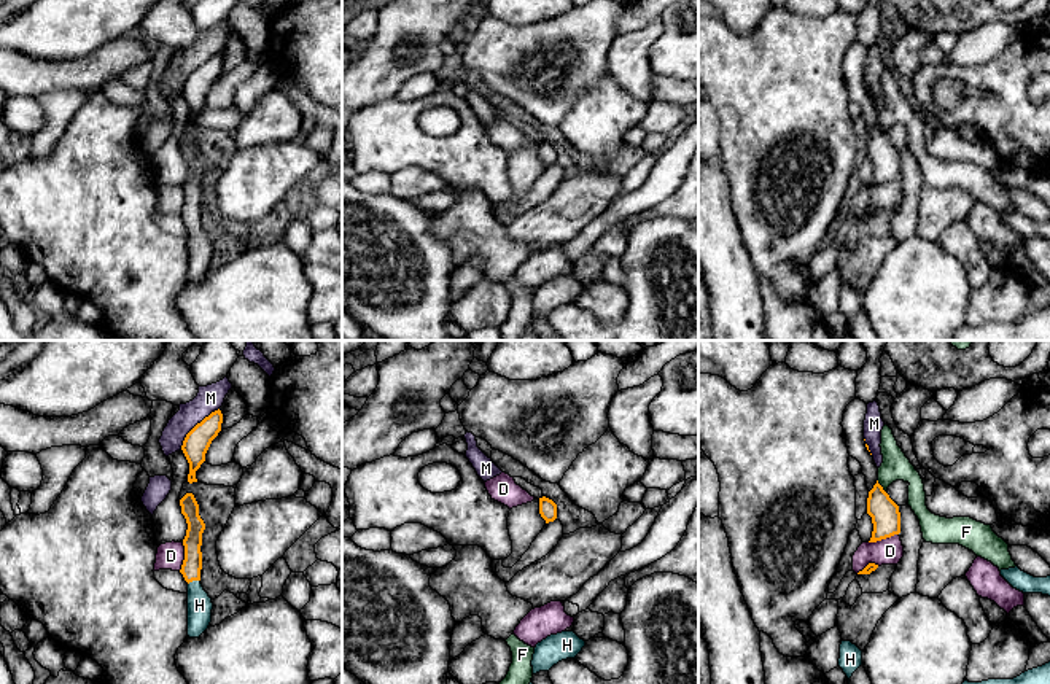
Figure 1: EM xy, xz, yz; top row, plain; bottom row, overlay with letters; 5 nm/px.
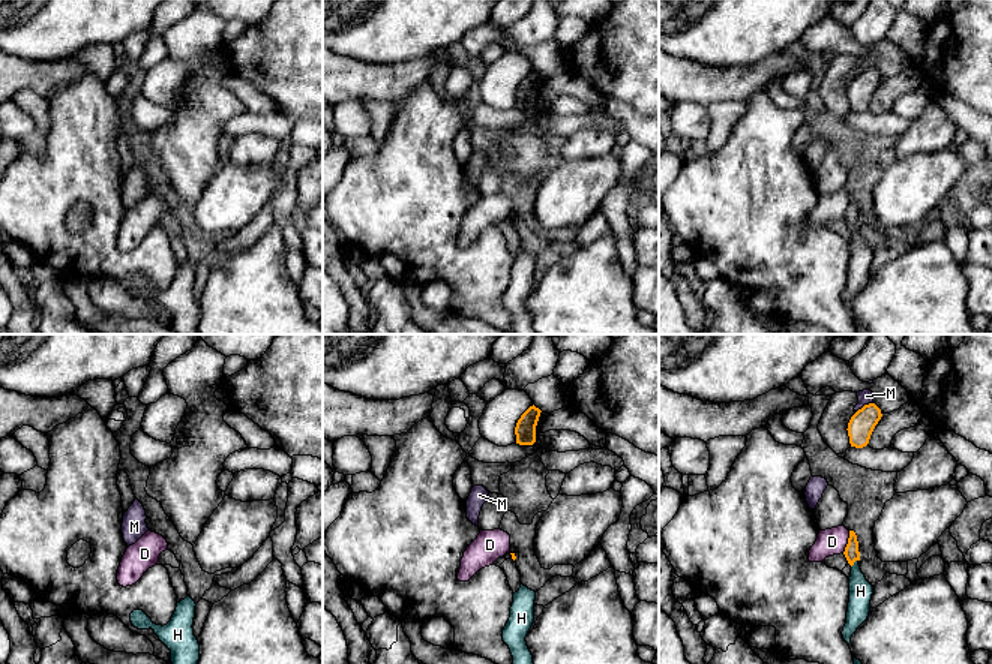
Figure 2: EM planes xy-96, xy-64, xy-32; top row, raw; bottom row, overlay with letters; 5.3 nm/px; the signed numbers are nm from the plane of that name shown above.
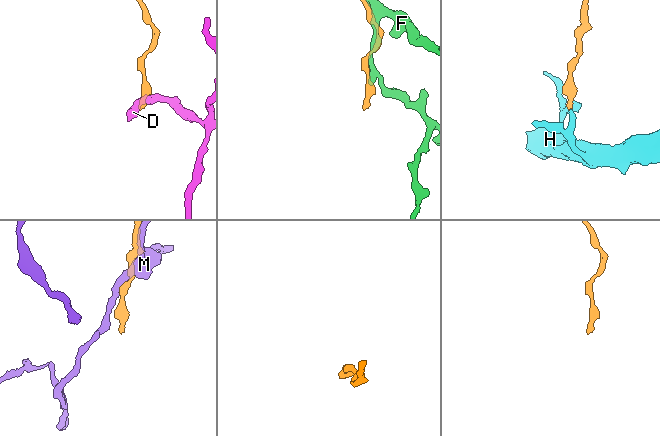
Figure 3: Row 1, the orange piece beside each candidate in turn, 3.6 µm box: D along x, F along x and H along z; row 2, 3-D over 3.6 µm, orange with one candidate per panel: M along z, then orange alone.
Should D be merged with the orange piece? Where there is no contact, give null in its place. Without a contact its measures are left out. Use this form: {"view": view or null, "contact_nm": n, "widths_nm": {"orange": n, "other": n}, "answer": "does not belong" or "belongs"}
{"view": "yz", "contact_nm": 160, "widths_nm": {"orange": 150, "other": 140}, "answer": "does not belong"}

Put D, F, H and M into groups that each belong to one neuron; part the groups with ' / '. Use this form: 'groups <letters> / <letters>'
groups D / F / H / M

